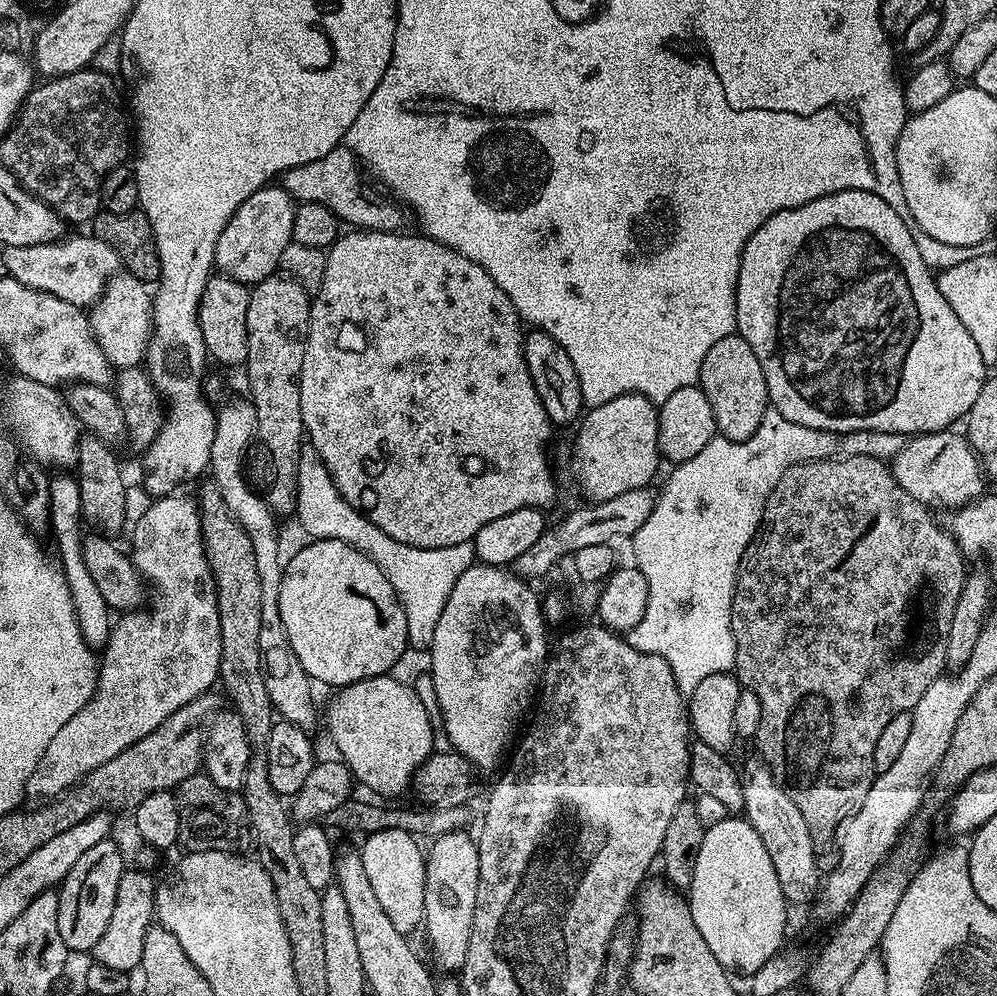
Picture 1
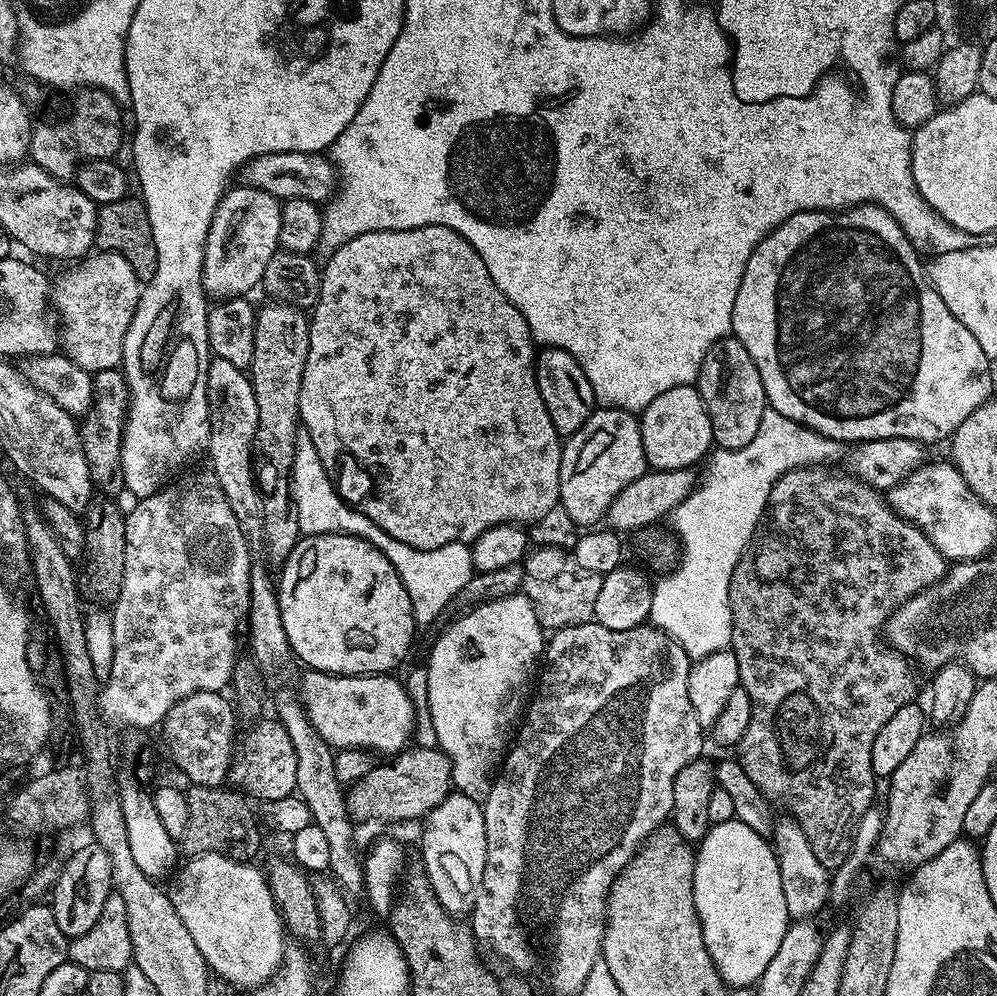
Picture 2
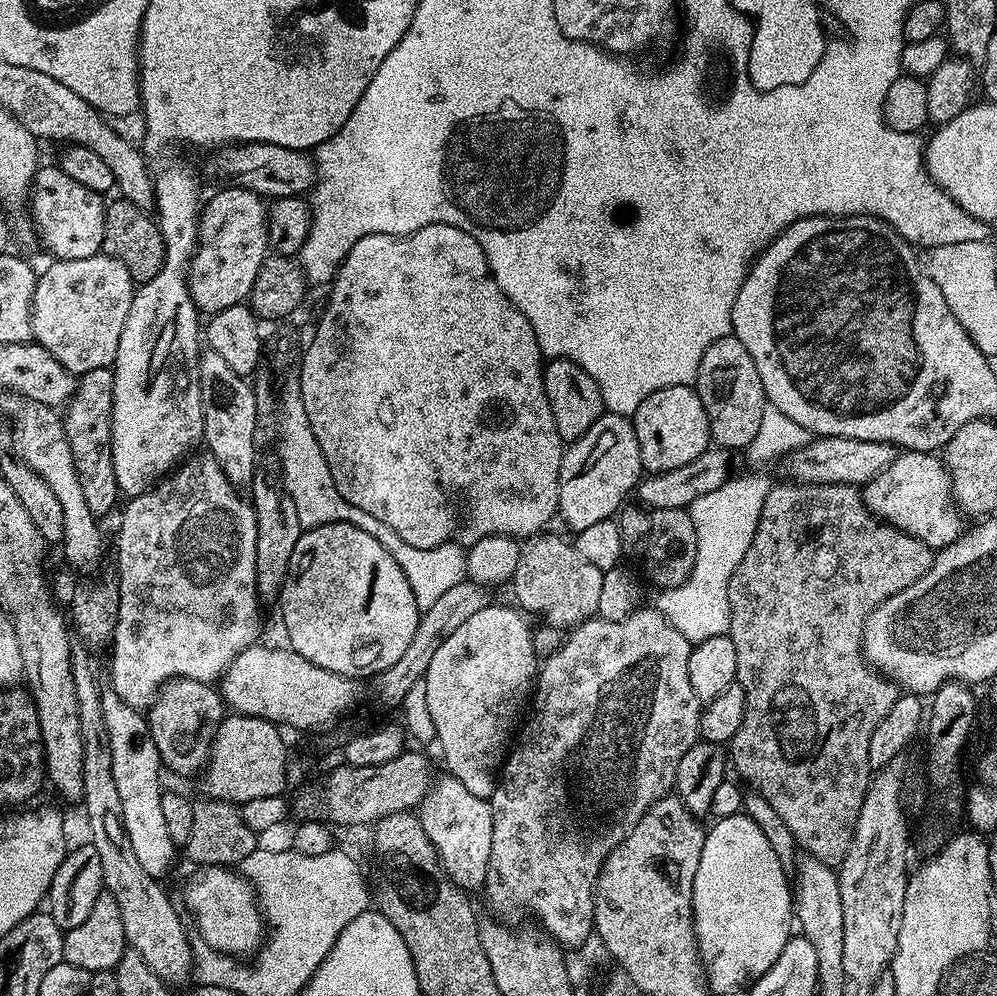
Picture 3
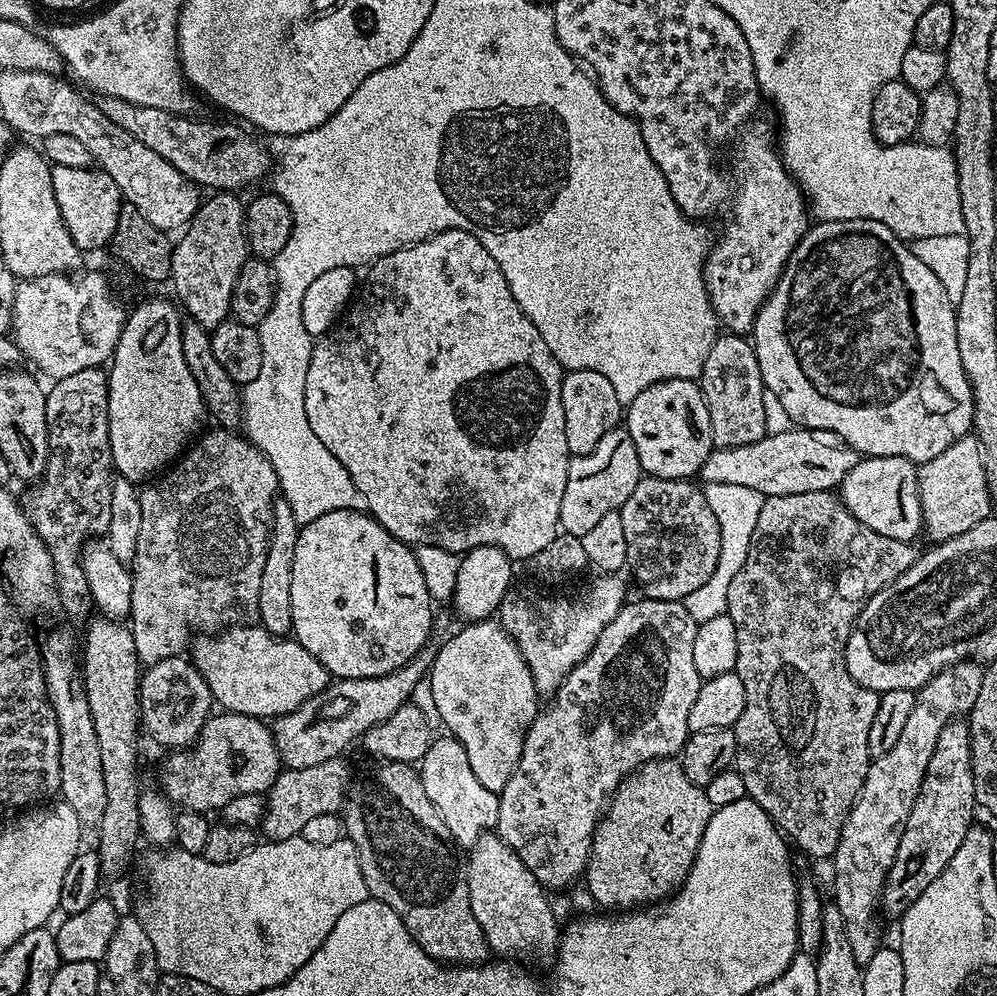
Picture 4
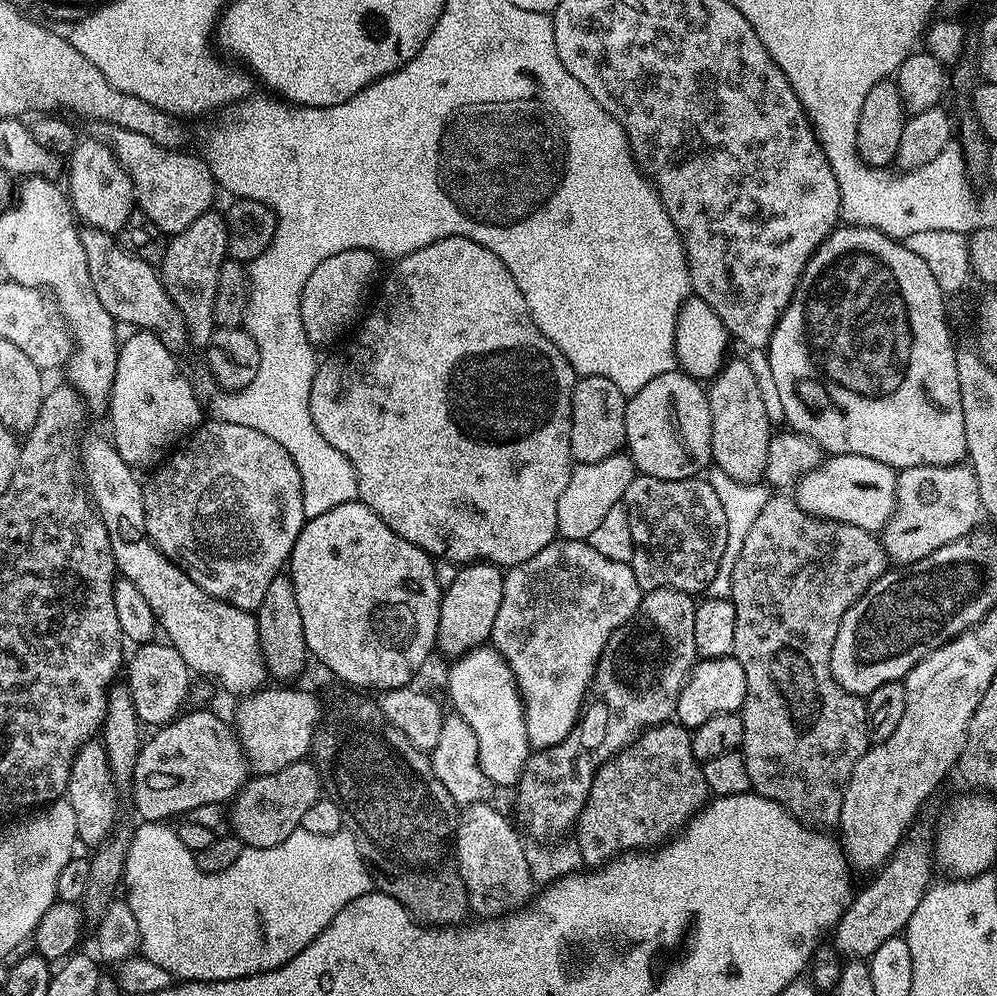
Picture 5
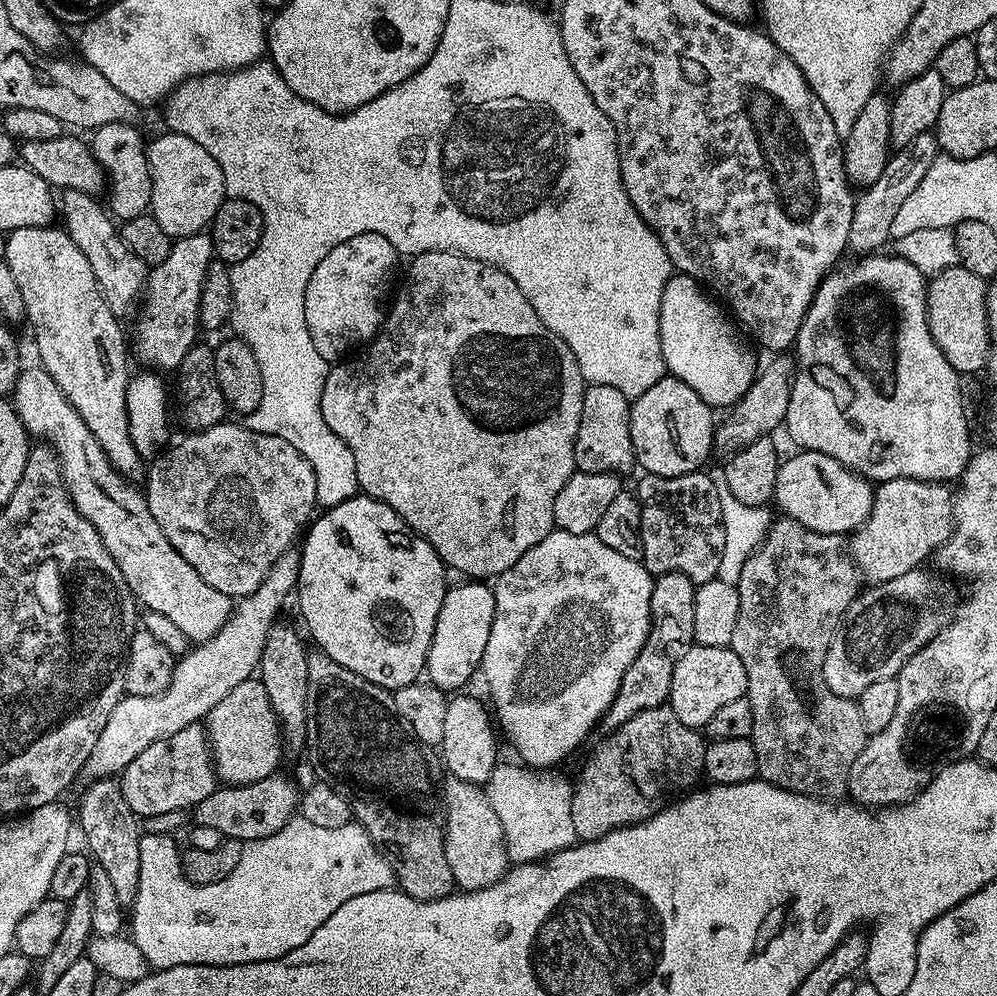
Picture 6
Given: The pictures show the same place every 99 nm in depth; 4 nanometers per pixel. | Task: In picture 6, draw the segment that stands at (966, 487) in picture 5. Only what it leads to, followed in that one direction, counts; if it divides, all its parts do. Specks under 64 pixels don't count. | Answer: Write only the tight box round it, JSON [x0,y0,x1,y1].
[850,478,953,585]

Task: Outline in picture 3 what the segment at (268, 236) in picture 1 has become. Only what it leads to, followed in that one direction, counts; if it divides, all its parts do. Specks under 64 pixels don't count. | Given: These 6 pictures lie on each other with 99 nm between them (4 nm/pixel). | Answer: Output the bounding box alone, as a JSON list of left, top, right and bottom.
[186,187,269,314]

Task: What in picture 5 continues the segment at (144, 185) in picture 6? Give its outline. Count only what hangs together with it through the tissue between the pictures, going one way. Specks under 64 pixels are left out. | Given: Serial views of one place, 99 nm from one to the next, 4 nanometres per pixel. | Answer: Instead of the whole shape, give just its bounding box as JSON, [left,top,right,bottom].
[66,139,136,234]

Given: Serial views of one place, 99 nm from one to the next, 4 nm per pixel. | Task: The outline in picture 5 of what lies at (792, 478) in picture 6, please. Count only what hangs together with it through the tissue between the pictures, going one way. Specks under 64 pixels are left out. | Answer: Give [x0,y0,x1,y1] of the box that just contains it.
[794,454,897,534]

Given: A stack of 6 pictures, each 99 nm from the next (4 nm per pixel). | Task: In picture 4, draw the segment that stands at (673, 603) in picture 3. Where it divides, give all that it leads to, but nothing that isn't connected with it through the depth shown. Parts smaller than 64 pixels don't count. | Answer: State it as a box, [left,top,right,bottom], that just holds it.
[683,484,766,622]

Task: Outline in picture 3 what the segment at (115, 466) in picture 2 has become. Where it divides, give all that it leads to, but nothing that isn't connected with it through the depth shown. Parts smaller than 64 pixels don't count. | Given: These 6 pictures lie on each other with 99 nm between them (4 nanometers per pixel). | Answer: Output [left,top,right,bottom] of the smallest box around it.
[62,368,122,518]

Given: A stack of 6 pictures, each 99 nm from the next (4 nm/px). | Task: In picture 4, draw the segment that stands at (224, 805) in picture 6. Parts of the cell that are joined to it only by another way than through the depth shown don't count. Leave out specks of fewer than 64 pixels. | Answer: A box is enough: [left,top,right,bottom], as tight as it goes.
[262,758,348,841]

